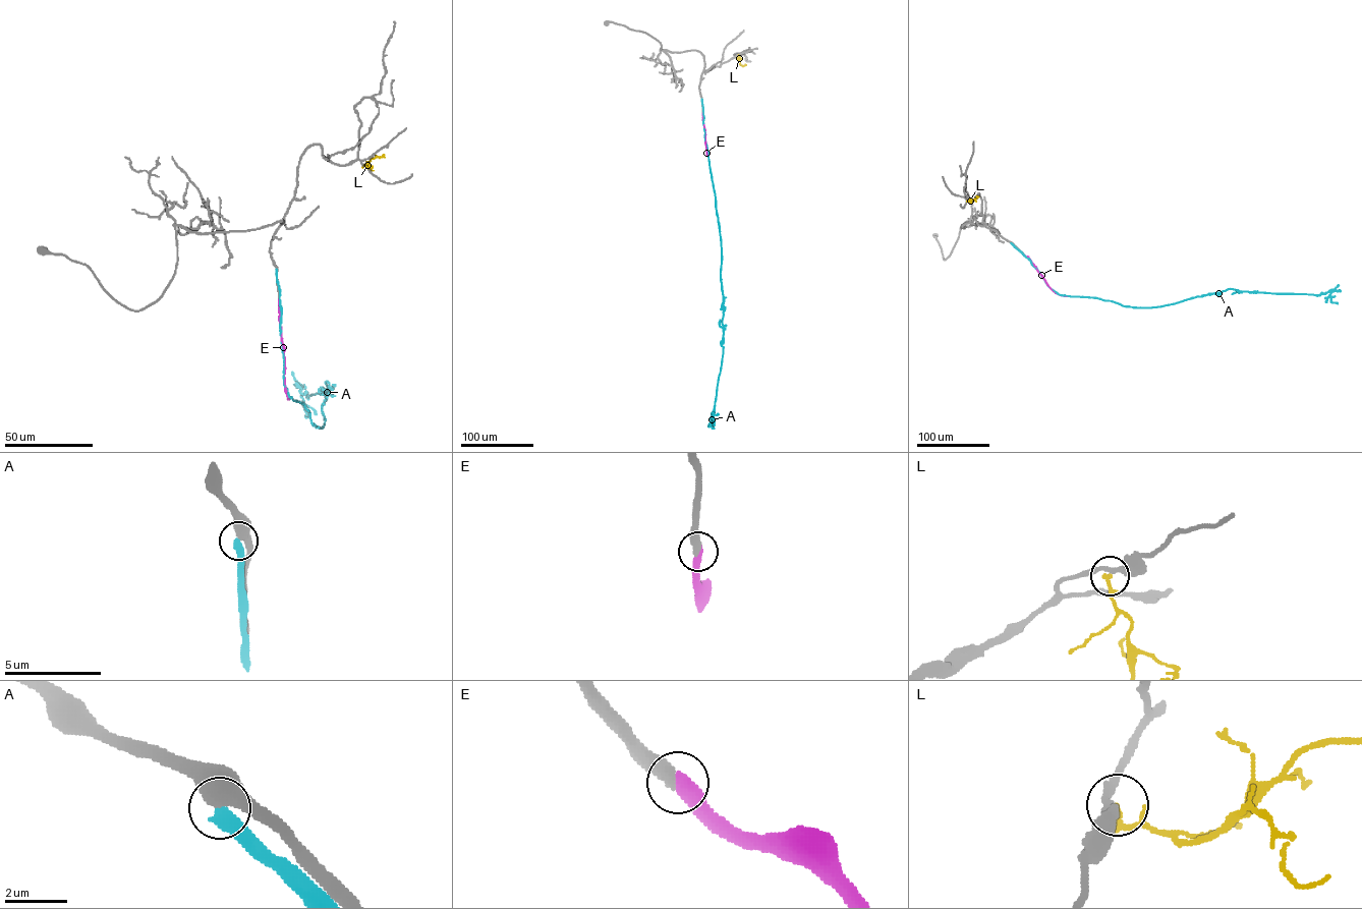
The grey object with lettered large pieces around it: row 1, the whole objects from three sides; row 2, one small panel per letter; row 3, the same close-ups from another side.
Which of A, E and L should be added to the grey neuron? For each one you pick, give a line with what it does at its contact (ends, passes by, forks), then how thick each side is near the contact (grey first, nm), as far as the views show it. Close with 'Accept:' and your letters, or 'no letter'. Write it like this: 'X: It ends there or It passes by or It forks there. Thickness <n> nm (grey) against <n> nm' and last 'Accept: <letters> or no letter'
E: It ends there. Thickness 380 nm (grey) against 400 nm
Accept: E

